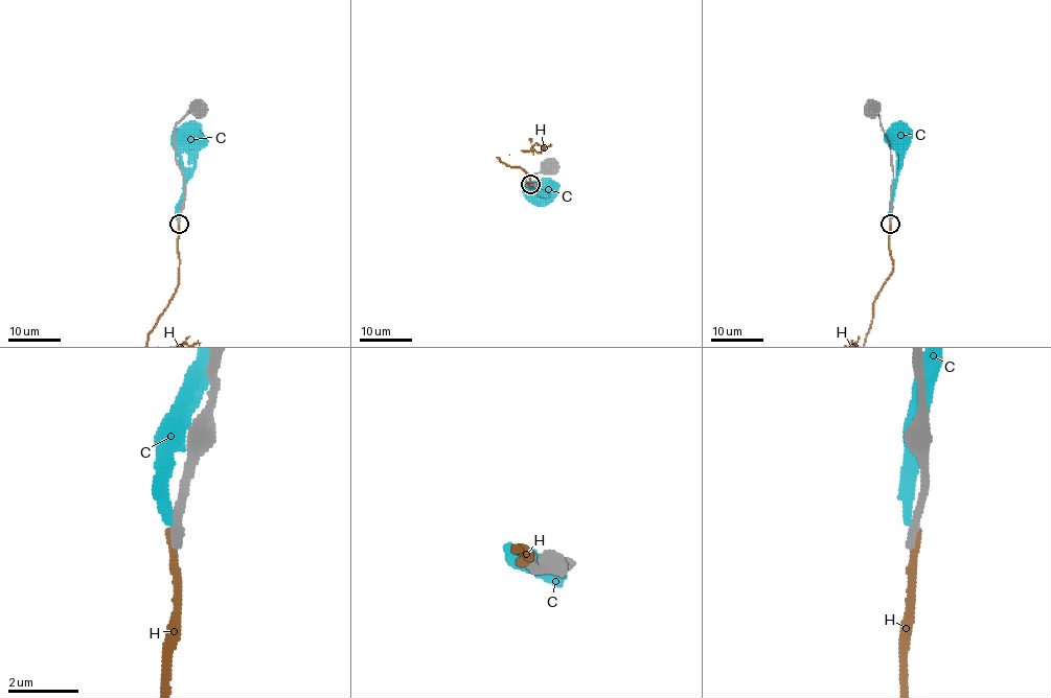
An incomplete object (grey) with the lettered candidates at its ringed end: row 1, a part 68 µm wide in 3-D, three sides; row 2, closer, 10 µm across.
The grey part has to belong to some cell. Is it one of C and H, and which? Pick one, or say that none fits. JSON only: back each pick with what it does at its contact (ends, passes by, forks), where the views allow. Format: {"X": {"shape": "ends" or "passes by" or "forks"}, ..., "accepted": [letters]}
{"accepted": []}

